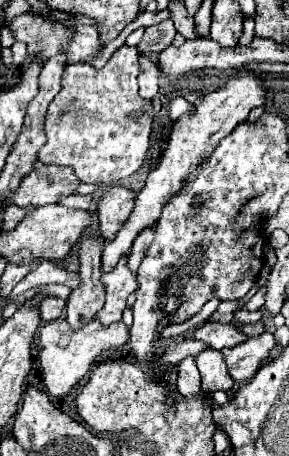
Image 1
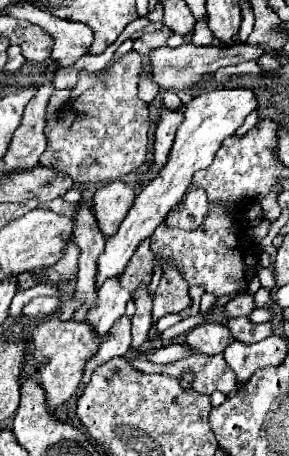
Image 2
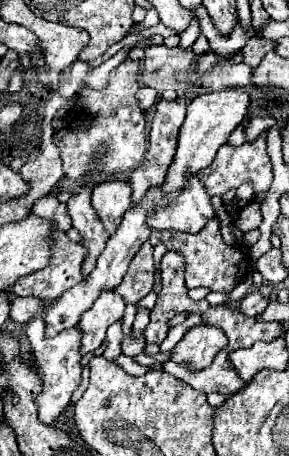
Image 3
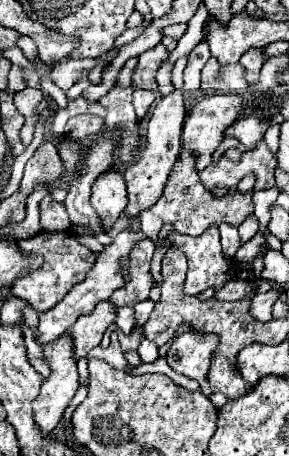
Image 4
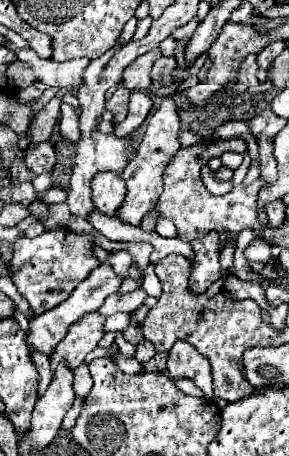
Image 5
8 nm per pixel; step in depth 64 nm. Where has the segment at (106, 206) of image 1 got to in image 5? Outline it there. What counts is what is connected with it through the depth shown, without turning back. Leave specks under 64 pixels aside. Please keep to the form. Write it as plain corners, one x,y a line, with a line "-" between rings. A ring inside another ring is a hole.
98,172
92,178
92,202
106,216
116,216
126,196
124,180
114,172

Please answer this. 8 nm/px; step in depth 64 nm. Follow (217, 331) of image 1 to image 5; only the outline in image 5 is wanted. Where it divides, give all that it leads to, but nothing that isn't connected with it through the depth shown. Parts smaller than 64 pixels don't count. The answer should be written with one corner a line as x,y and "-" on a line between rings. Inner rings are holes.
176,342
168,352
168,376
172,380
190,378
208,400
214,398
210,362
188,342

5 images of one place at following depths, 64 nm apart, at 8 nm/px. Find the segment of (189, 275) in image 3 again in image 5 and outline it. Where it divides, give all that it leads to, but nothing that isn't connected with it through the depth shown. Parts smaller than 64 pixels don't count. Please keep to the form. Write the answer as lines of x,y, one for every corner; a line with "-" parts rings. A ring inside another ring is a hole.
210,232
202,240
190,242
194,248
194,262
190,272
189,288
203,294
220,278
220,240
216,232

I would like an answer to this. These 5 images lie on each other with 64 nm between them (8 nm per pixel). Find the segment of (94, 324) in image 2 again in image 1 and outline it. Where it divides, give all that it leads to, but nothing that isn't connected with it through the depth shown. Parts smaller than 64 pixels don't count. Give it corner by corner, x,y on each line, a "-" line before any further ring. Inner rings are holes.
122,258
118,266
104,274
104,292
106,292
106,304
104,308
96,314
96,320
100,324
110,326
112,322
118,322
122,318
122,312
126,308
126,298
138,288
136,276
128,270
128,260

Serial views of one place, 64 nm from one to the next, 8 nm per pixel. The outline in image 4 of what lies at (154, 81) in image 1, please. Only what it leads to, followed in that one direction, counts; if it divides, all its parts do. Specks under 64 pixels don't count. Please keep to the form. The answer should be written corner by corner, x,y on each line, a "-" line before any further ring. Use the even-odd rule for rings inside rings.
134,90
134,100
132,100
132,104
134,104
134,110
136,110
136,120
144,120
144,116
146,116
146,112
148,112
148,108
150,108
150,104
156,100
156,94
154,92
150,92
150,90

